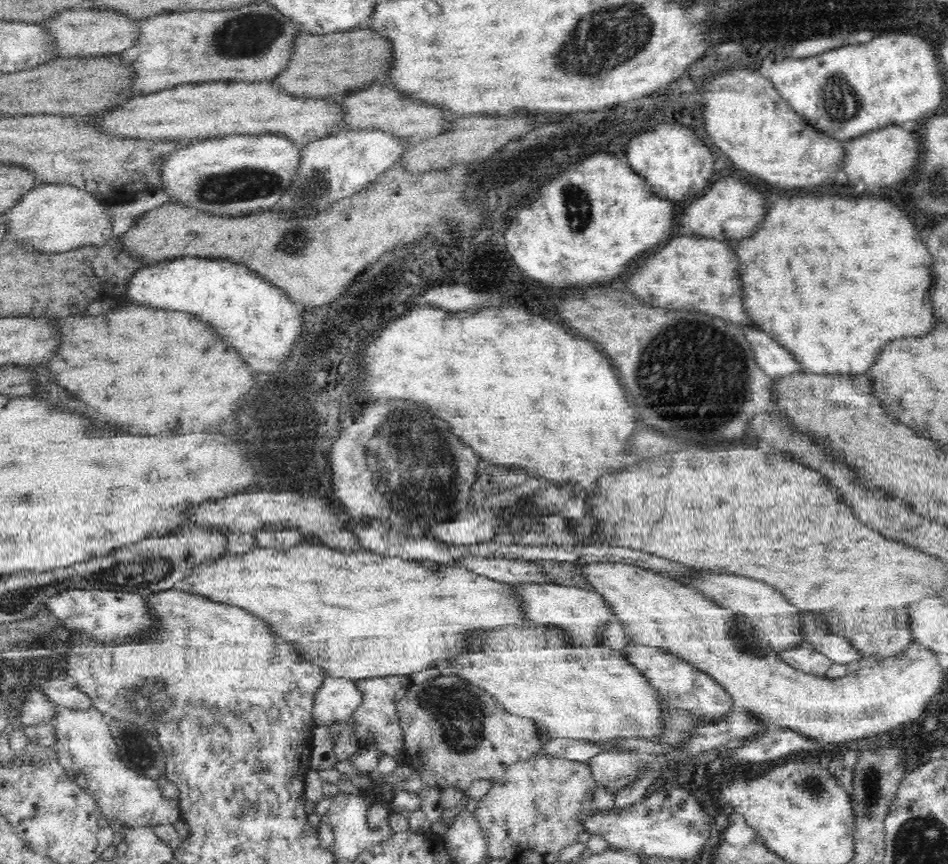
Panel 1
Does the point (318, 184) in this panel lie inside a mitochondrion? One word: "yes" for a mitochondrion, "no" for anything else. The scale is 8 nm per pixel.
yes

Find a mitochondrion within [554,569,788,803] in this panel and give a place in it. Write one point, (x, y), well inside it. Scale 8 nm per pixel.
(736, 628)

